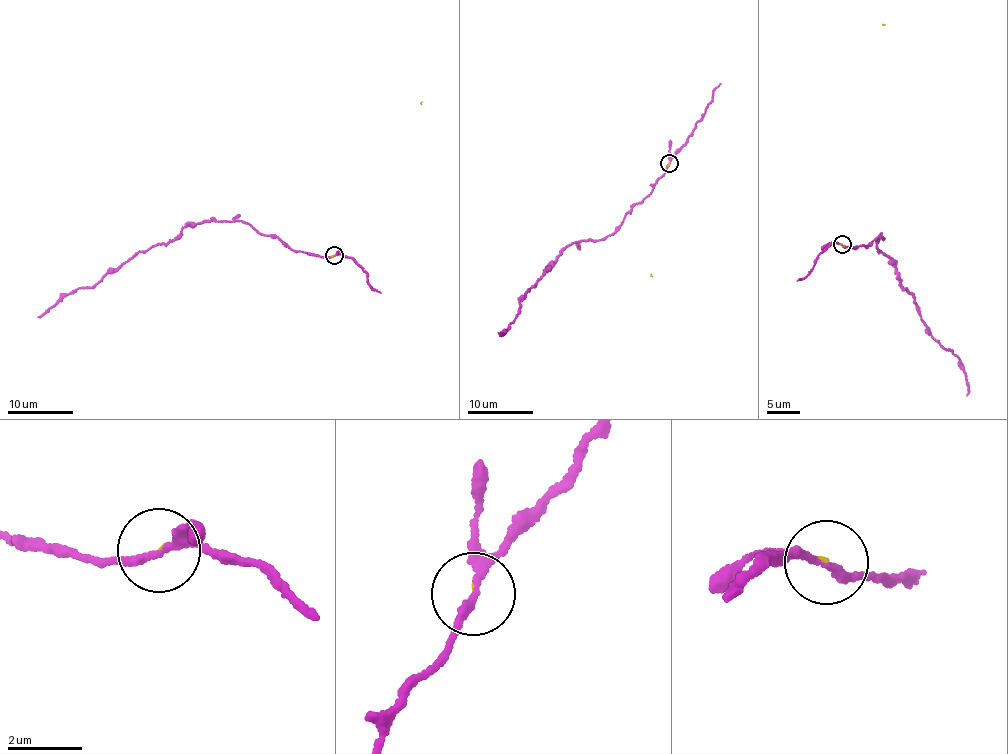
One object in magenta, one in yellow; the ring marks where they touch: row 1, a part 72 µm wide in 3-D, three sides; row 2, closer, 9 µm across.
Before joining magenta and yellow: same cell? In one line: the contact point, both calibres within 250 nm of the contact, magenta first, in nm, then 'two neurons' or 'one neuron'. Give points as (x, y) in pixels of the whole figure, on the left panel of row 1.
at (334, 255); 190 nm thick on the magenta side, 90 nm on the other; two neurons

